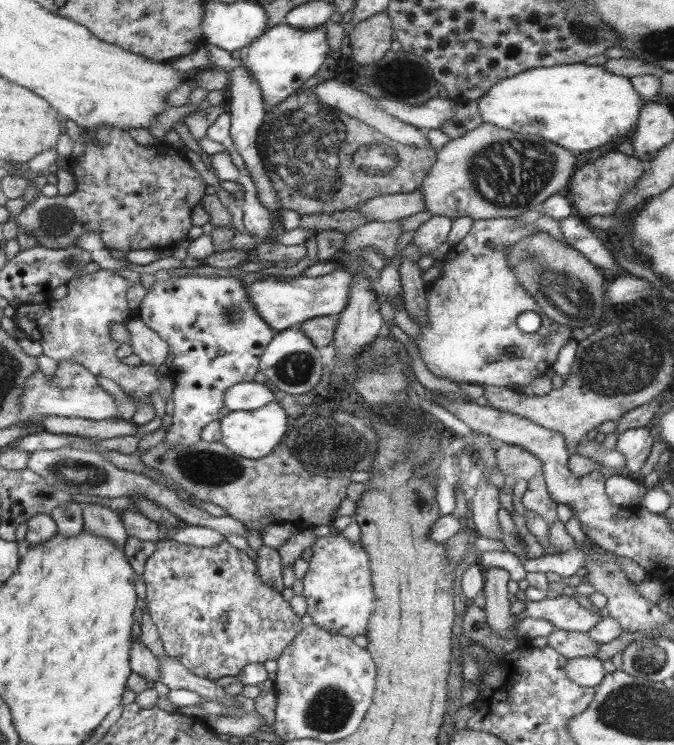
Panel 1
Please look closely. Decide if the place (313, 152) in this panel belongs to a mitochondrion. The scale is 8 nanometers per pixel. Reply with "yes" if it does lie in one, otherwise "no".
yes

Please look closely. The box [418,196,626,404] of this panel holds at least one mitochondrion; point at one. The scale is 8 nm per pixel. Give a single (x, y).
(572, 299)

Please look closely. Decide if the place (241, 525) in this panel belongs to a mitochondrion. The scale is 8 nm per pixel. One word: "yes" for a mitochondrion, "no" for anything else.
no

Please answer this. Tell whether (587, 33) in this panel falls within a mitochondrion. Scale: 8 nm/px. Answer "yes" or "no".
yes

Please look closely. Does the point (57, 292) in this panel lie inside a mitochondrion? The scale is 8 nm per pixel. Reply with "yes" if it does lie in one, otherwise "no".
no

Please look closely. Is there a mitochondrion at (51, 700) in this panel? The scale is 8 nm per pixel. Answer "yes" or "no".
no

